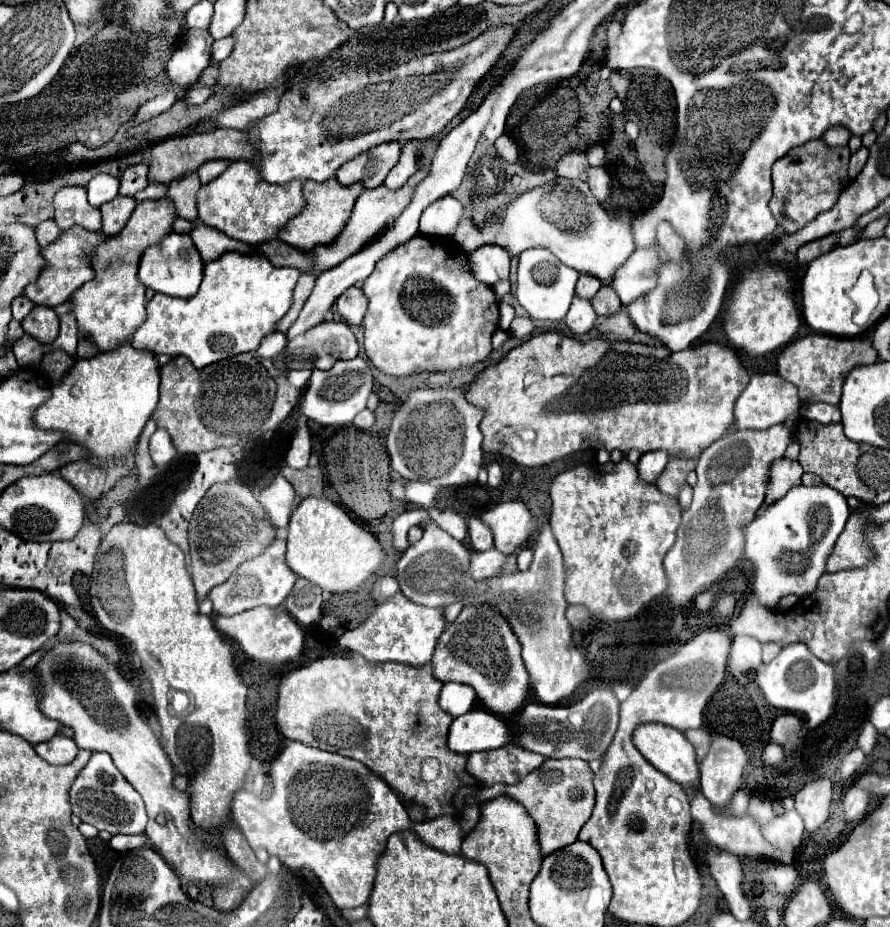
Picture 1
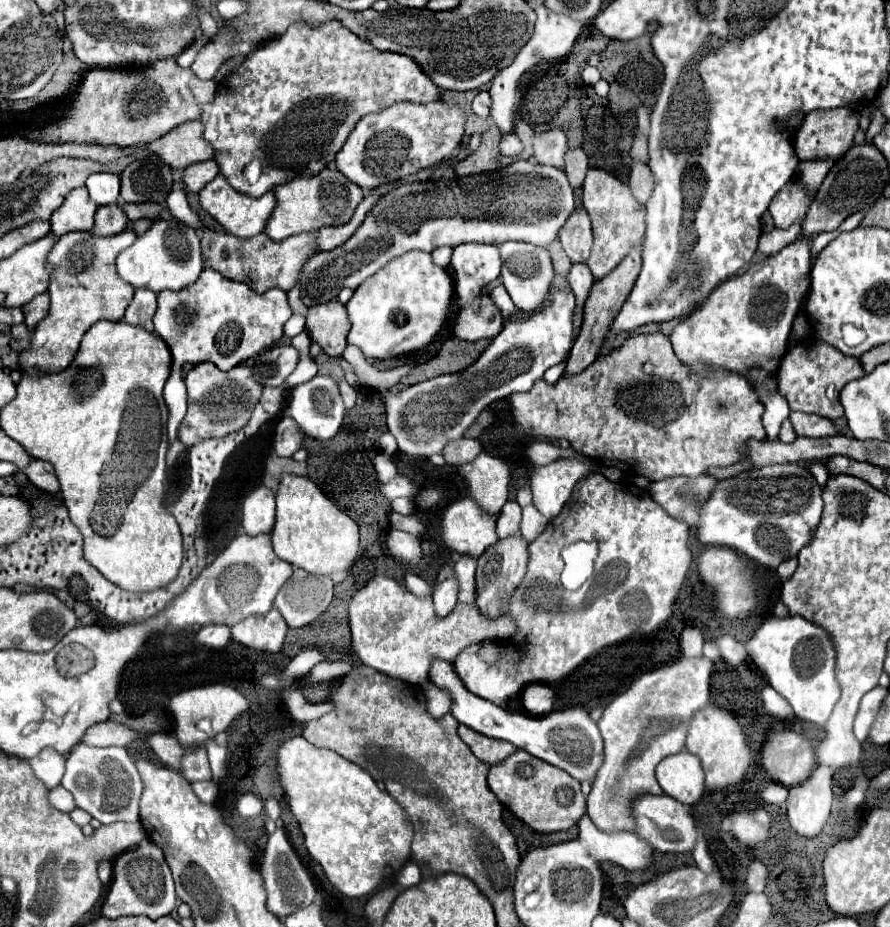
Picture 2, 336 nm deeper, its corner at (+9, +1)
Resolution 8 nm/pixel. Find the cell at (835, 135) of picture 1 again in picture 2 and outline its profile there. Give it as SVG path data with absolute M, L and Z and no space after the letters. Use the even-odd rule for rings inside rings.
M833 108L833 110L817 110L809 112L799 130L795 132L795 152L799 160L827 160L827 158L841 158L851 146L853 146L853 136L859 130L859 114L849 110L849 108Z

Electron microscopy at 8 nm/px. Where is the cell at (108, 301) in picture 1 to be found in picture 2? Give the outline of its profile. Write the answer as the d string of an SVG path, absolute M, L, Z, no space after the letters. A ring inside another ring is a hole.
M131 226L115 236L95 236L91 232L69 232L57 240L47 260L53 264L49 296L49 314L33 330L31 348L19 354L19 364L25 372L59 372L67 368L79 350L83 334L99 320L119 322L125 308L133 300L133 286L121 280L115 270L115 258L119 252L135 242L137 234Z

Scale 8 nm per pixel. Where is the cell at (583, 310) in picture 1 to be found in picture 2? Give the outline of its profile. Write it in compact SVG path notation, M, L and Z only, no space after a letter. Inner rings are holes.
M553 242L553 246L547 248L549 254L551 254L551 260L553 260L553 268L559 276L567 276L569 270L571 270L571 260L567 258L565 250L561 250L561 244L559 242Z

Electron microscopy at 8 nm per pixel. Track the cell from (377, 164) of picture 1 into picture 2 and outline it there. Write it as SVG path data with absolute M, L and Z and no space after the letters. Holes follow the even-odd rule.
M449 100L431 104L393 104L379 114L367 114L349 134L335 156L337 170L343 172L363 192L371 192L393 180L401 180L423 168L431 168L453 156L463 138L465 114Z

